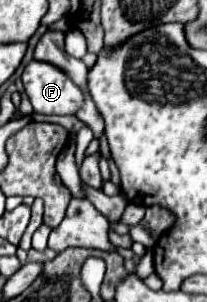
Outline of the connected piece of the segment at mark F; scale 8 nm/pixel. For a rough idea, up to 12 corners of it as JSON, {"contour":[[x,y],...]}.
{"contour":[[27,64],[23,86],[37,114],[75,114],[83,90],[61,68]]}

